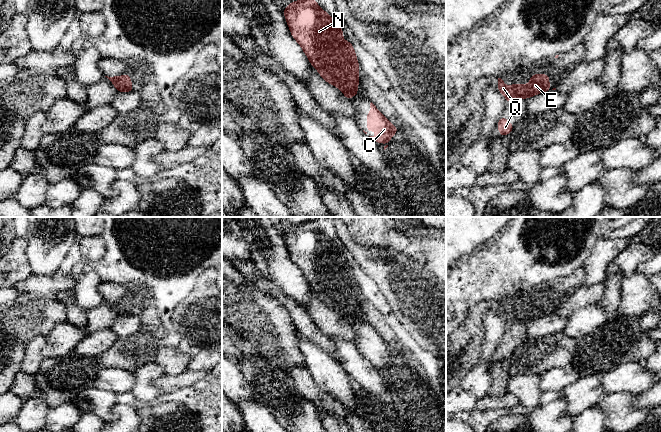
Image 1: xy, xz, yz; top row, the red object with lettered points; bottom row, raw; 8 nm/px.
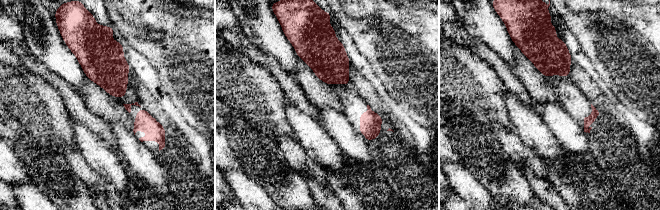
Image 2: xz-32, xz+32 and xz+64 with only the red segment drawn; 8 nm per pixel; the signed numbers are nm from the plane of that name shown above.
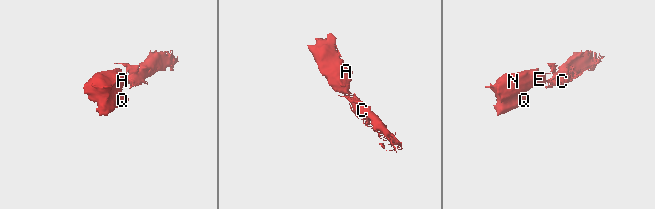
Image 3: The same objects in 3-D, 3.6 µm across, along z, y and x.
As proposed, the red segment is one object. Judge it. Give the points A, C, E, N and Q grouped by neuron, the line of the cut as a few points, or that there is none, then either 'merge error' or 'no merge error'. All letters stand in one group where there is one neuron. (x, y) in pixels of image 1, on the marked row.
A E N Q / C | xz (357, 91), (342, 92) | merge error

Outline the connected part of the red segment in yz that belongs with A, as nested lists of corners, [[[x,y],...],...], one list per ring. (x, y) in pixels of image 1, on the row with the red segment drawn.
[[[534,74],[530,76],[529,84],[511,84],[506,86],[501,78],[498,78],[498,92],[505,95],[505,102],[509,103],[517,99],[527,99],[550,90],[550,77],[548,74]]]

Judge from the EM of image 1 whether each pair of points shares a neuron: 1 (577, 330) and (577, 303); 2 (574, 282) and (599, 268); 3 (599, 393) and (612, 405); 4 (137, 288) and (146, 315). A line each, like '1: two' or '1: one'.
1: two
2: two
3: two
4: one

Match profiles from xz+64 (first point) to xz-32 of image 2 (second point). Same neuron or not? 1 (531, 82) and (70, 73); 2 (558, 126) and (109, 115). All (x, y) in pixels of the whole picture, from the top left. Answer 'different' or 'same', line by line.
1: different
2: different

